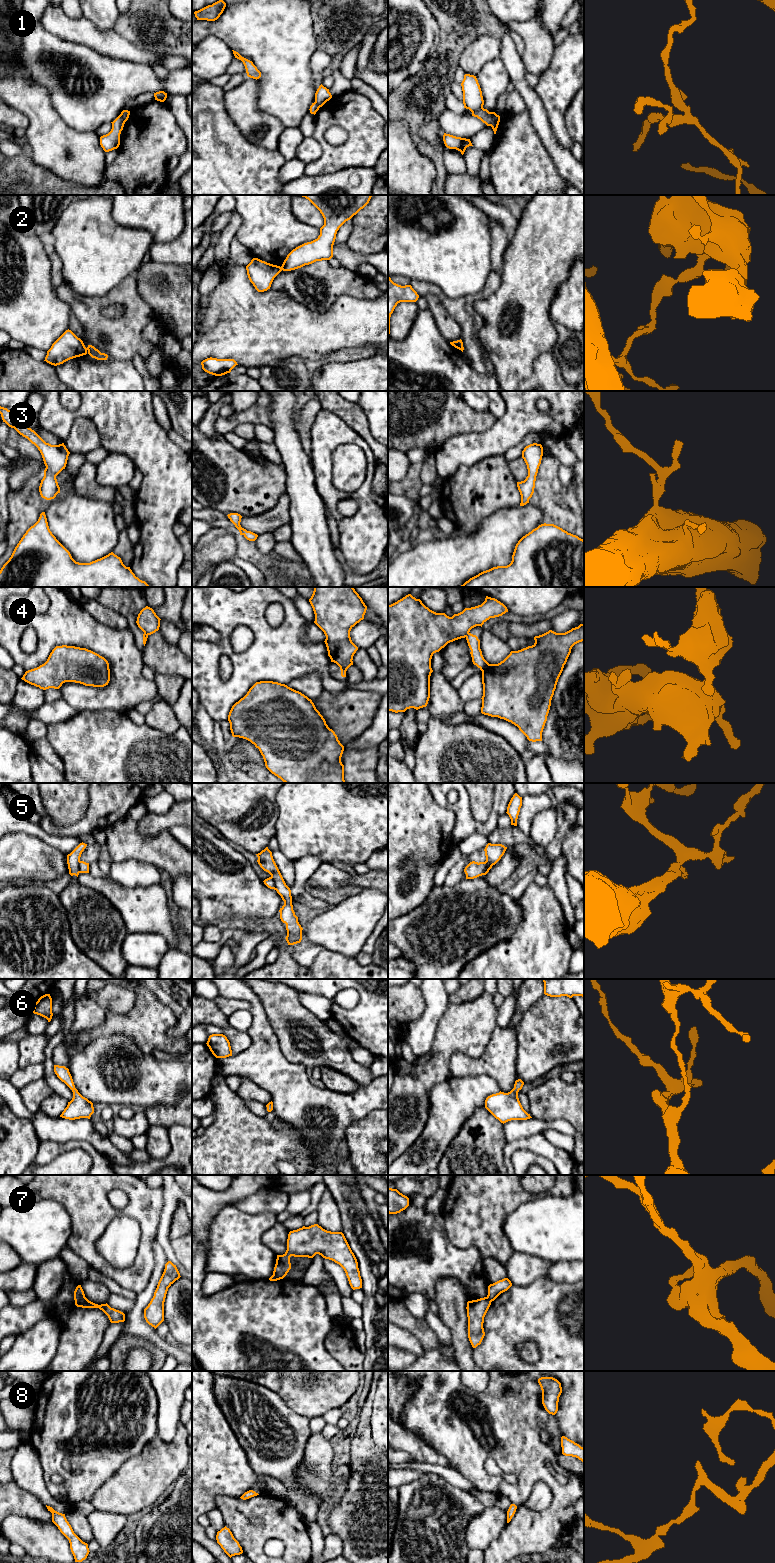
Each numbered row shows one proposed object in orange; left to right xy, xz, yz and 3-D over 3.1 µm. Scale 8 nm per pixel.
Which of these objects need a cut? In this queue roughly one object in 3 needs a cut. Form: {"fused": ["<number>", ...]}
{"fused": ["1", "2", "4", "5", "7"]}

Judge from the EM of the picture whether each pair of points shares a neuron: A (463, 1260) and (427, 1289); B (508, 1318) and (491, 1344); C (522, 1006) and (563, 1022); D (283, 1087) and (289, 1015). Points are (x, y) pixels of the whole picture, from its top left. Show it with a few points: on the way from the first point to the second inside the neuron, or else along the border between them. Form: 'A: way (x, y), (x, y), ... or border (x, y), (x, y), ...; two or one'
A: way (452, 1262), (447, 1262), (431, 1278); one
B: way (507, 1324), (505, 1330), (497, 1338); one
C: border (544, 994), (523, 1013), (516, 1029); two
D: border (276, 1035), (282, 1054), (289, 1061), (306, 1067); two

